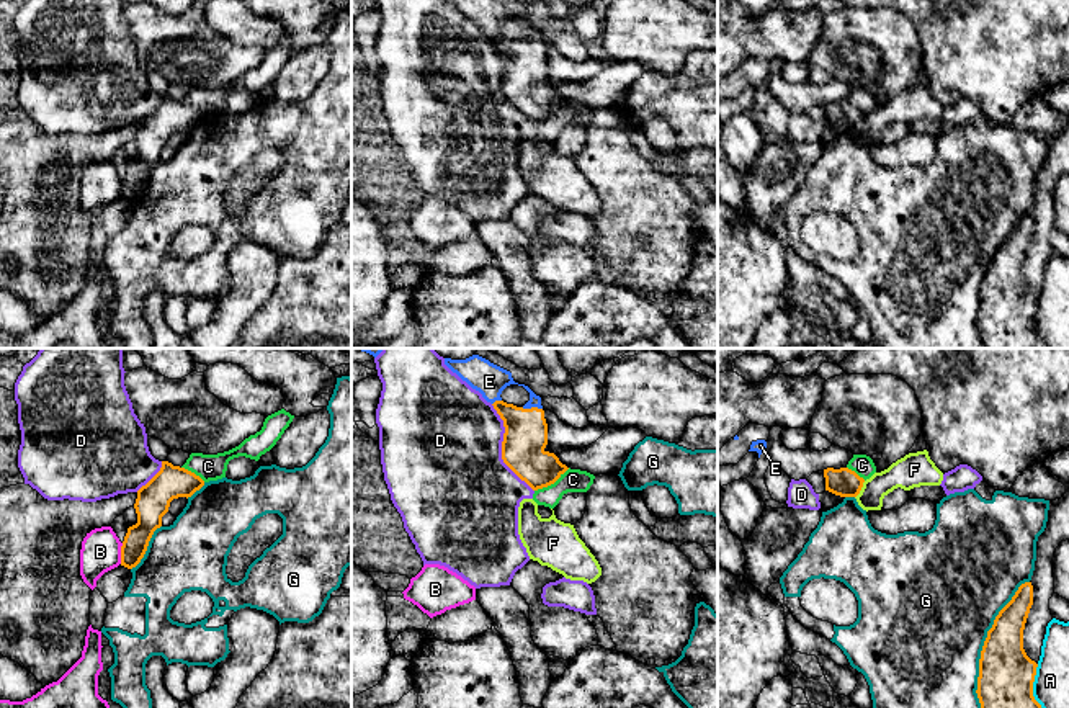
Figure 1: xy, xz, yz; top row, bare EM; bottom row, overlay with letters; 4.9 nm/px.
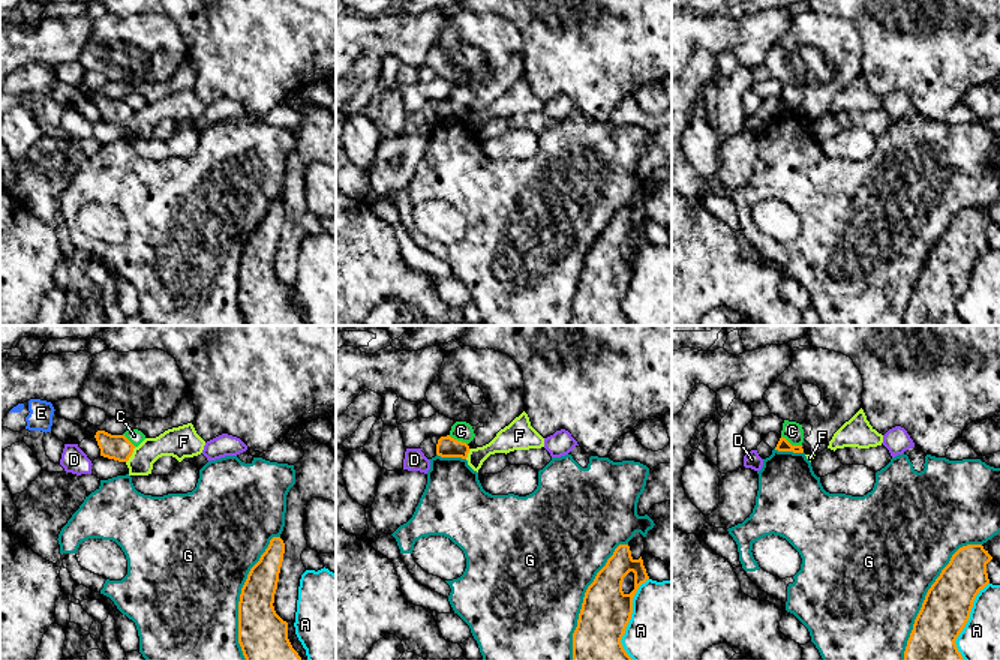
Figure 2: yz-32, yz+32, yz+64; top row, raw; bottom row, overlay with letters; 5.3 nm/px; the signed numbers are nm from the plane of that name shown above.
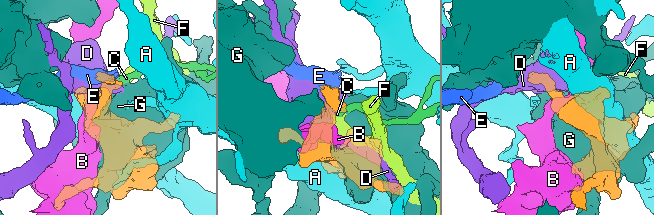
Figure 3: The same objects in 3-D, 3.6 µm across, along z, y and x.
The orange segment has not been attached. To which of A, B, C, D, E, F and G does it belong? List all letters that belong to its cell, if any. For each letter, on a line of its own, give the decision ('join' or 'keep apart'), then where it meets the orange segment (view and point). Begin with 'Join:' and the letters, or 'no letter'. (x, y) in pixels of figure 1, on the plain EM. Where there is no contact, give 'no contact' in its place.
Join: E
A: keep apart | yz (1032, 322)
B: keep apart | xy (121, 187)
C: keep apart | xz (551, 116)
D: keep apart | xz (502, 82)
E: join | xz (532, 41)
F: keep apart | yz (860, 123)
G: keep apart | yz (983, 280)

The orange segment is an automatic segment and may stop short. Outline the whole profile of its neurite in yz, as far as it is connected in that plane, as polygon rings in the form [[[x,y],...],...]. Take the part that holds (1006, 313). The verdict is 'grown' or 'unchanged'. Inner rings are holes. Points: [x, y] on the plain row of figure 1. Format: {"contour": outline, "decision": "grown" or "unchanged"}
{"contour": [[[1025,216],[987,265],[976,324],[982,348],[1046,348],[1033,330],[1038,298],[1023,283],[1031,239],[1033,219]]], "decision": "unchanged"}

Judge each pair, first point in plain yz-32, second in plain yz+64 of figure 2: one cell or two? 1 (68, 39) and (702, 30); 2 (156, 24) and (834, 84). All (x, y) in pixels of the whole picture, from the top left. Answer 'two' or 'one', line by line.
1: one
2: one

